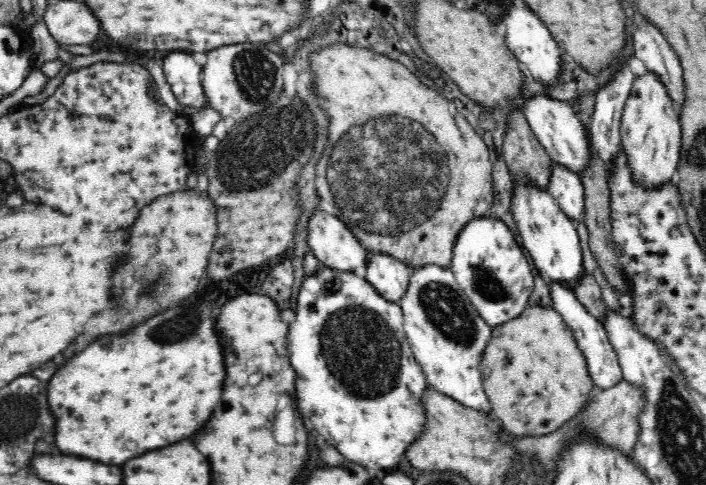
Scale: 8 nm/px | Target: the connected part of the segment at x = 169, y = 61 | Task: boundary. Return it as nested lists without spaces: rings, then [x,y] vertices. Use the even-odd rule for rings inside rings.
[[[172,51],[163,58],[162,64],[167,82],[180,104],[199,108],[206,106],[201,77],[203,66],[194,61],[192,54]]]

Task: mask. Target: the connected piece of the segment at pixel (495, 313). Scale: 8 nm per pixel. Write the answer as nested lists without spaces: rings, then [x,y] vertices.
[[[492,214],[468,224],[453,248],[451,272],[468,300],[491,327],[514,320],[528,307],[534,274],[522,249],[508,226]]]

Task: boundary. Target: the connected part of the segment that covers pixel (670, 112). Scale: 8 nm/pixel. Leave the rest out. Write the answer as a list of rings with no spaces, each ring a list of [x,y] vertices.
[[[655,74],[634,80],[621,116],[621,145],[631,179],[643,190],[660,190],[675,182],[681,151],[681,124],[673,99]]]

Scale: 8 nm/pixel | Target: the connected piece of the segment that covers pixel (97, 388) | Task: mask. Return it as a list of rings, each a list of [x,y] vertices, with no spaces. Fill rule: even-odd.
[[[190,297],[179,306],[144,320],[144,324],[138,324],[122,336],[104,336],[96,340],[58,368],[48,382],[48,400],[58,422],[58,448],[66,454],[86,456],[104,464],[124,464],[146,450],[196,436],[212,418],[224,388],[226,358],[220,334],[216,332],[216,318],[216,308],[210,302],[193,301]]]

